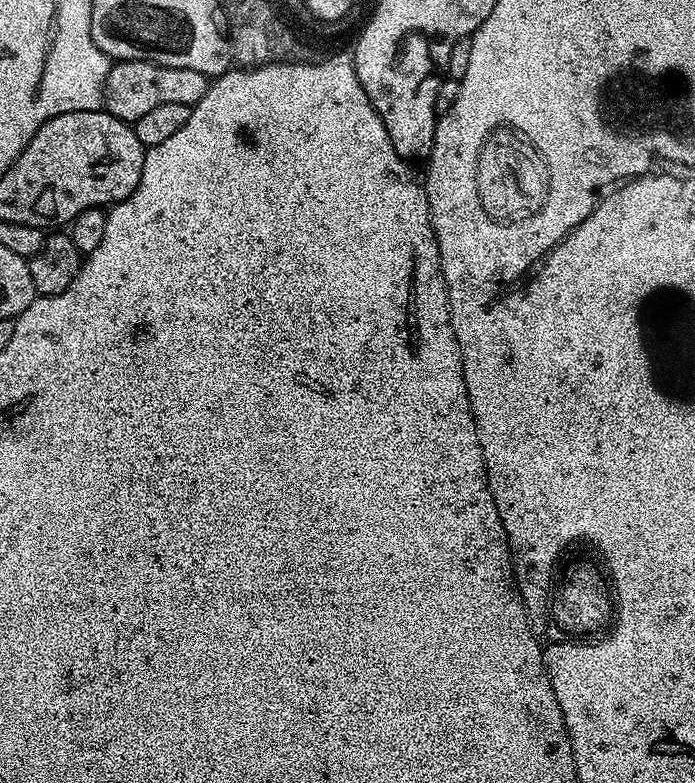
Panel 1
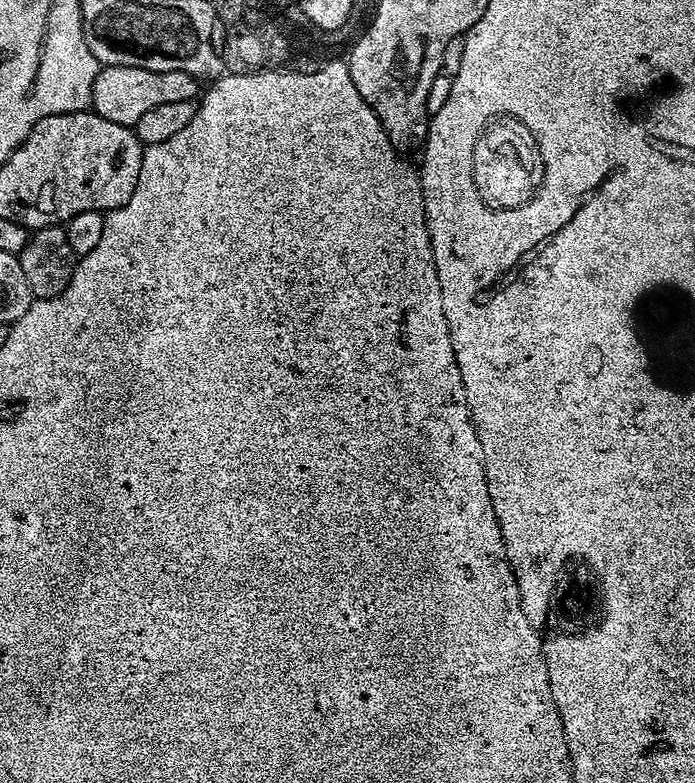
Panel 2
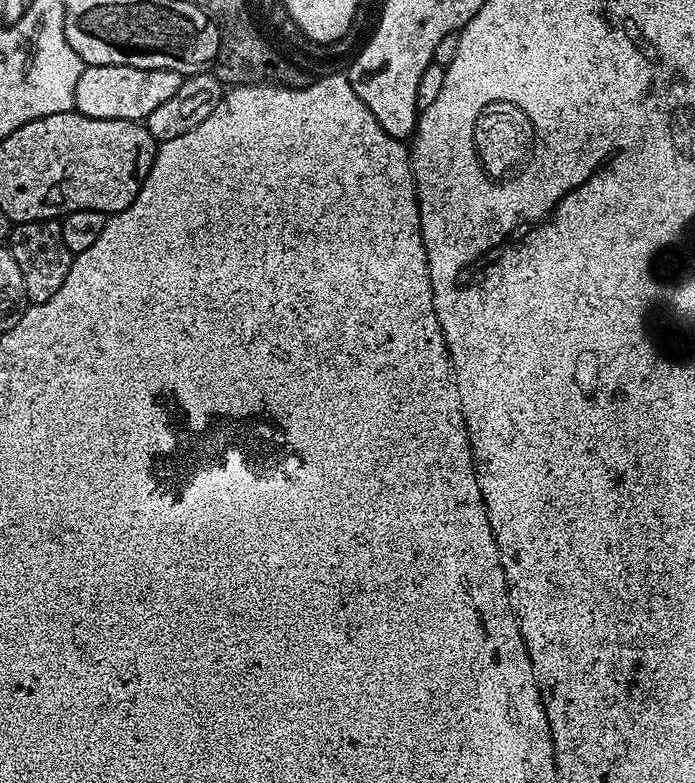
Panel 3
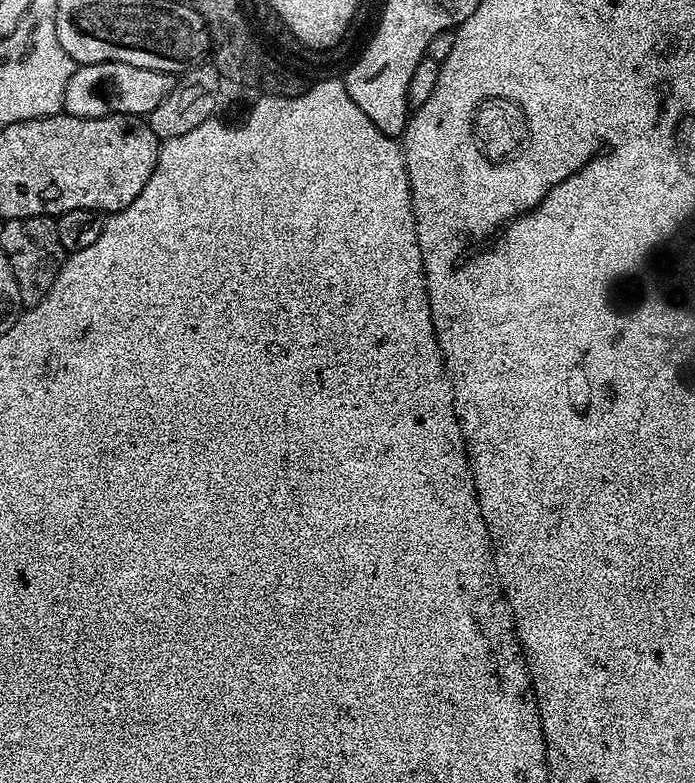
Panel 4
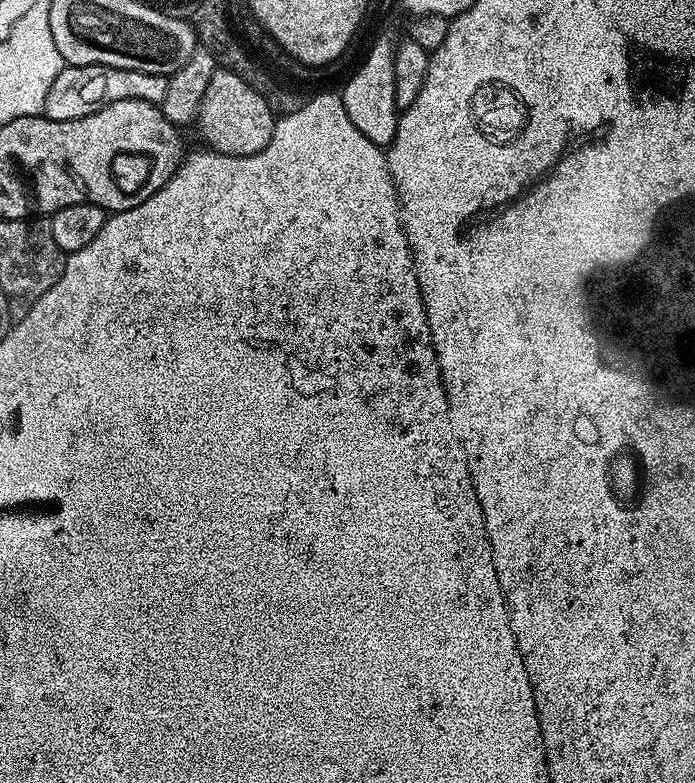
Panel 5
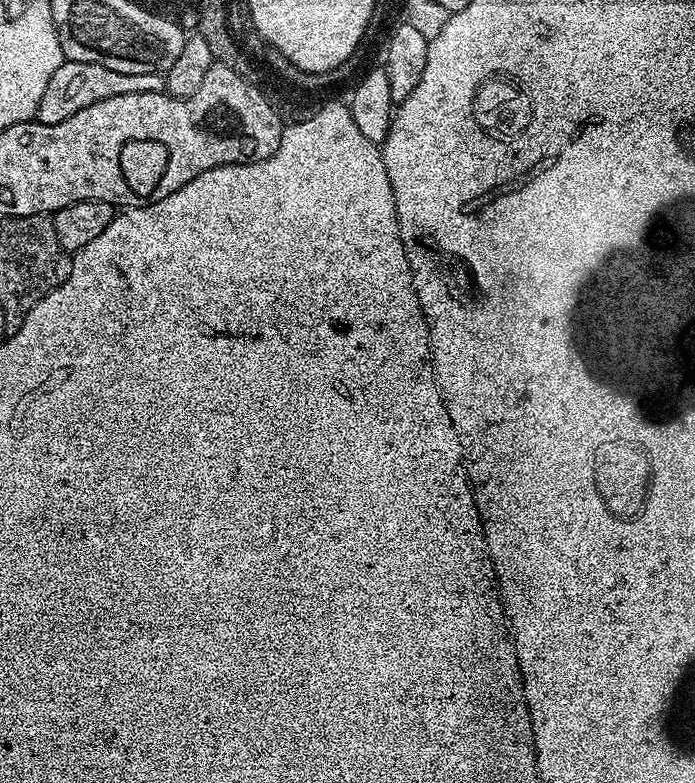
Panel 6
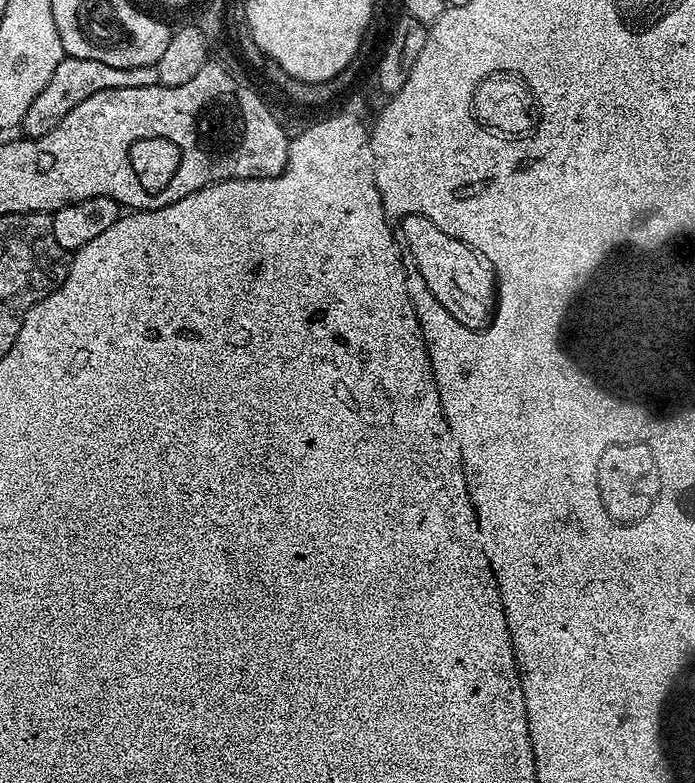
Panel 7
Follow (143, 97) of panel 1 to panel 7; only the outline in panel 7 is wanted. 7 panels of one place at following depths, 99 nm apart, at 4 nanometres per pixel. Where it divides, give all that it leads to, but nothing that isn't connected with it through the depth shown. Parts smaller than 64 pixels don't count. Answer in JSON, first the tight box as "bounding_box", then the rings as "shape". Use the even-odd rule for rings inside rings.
{"bounding_box":[22,56,159,138],"shape":[[[68,56],[62,62],[58,62],[58,70],[54,70],[50,82],[42,86],[38,98],[30,102],[30,110],[26,110],[22,125],[23,135],[35,138],[42,134],[50,134],[78,102],[86,102],[90,94],[98,94],[102,90],[118,90],[119,88],[141,88],[142,86],[154,86],[159,84],[158,70],[154,66],[142,66],[141,68],[119,68],[118,66],[106,66],[106,62],[94,62],[86,58],[74,58]]]}

